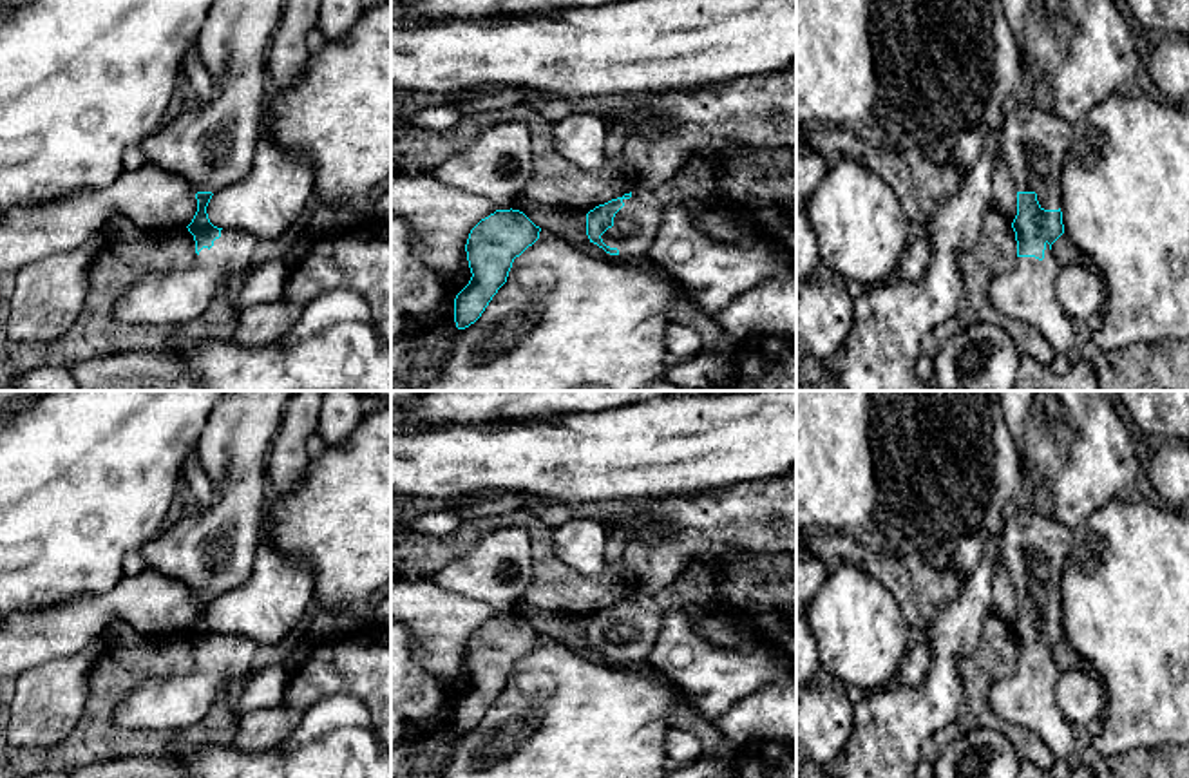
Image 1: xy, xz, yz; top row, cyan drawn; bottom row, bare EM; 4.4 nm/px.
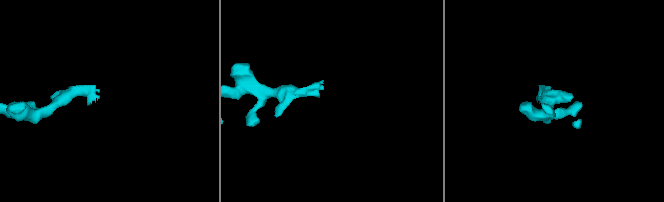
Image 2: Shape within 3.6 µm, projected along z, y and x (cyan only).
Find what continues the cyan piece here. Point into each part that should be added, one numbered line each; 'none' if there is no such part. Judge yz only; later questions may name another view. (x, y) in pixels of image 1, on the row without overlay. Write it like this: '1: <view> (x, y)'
1: yz (1034, 545)

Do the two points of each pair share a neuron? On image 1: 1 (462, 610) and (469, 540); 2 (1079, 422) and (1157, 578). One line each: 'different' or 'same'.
1: different
2: different

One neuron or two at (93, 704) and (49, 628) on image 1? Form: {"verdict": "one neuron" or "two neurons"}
{"verdict": "two neurons"}

